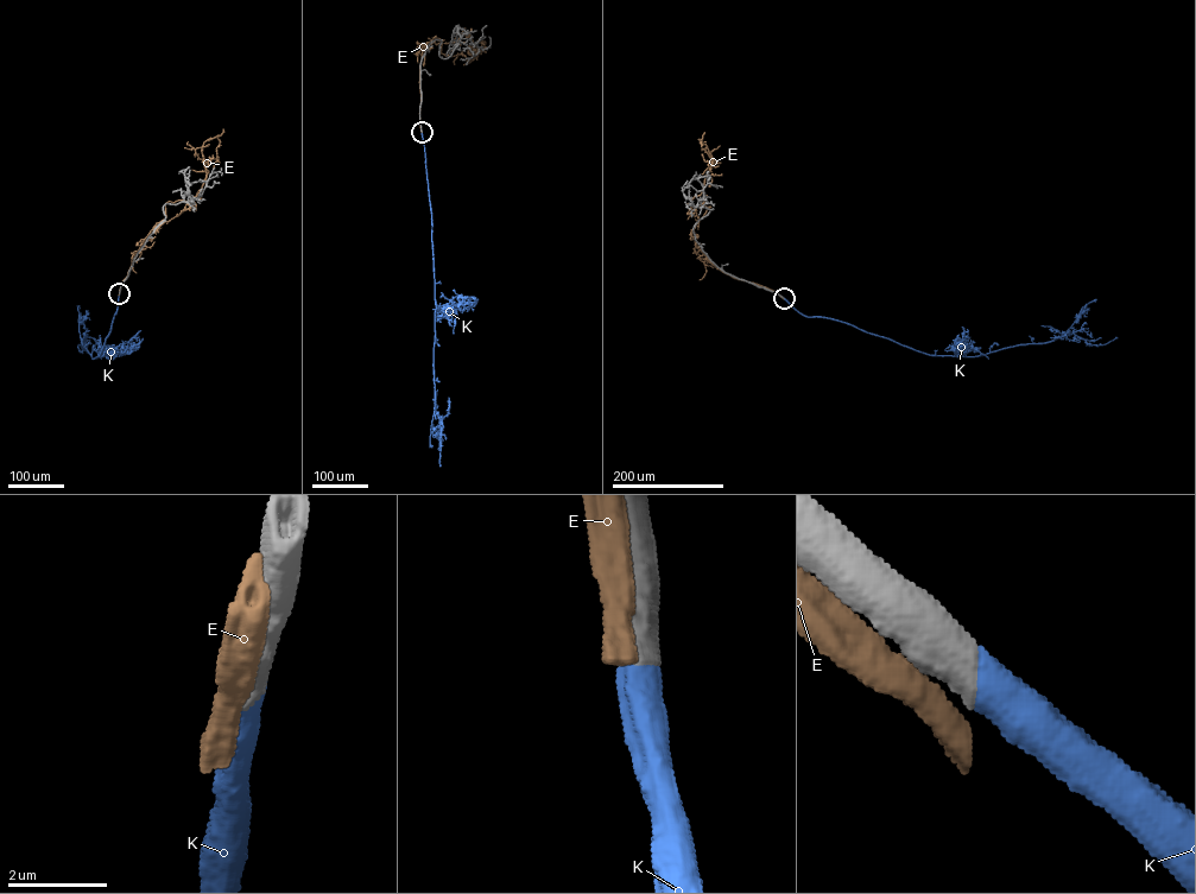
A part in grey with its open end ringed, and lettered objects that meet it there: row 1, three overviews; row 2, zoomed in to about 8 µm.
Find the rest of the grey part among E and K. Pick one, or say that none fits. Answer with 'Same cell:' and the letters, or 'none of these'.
Same cell: K

